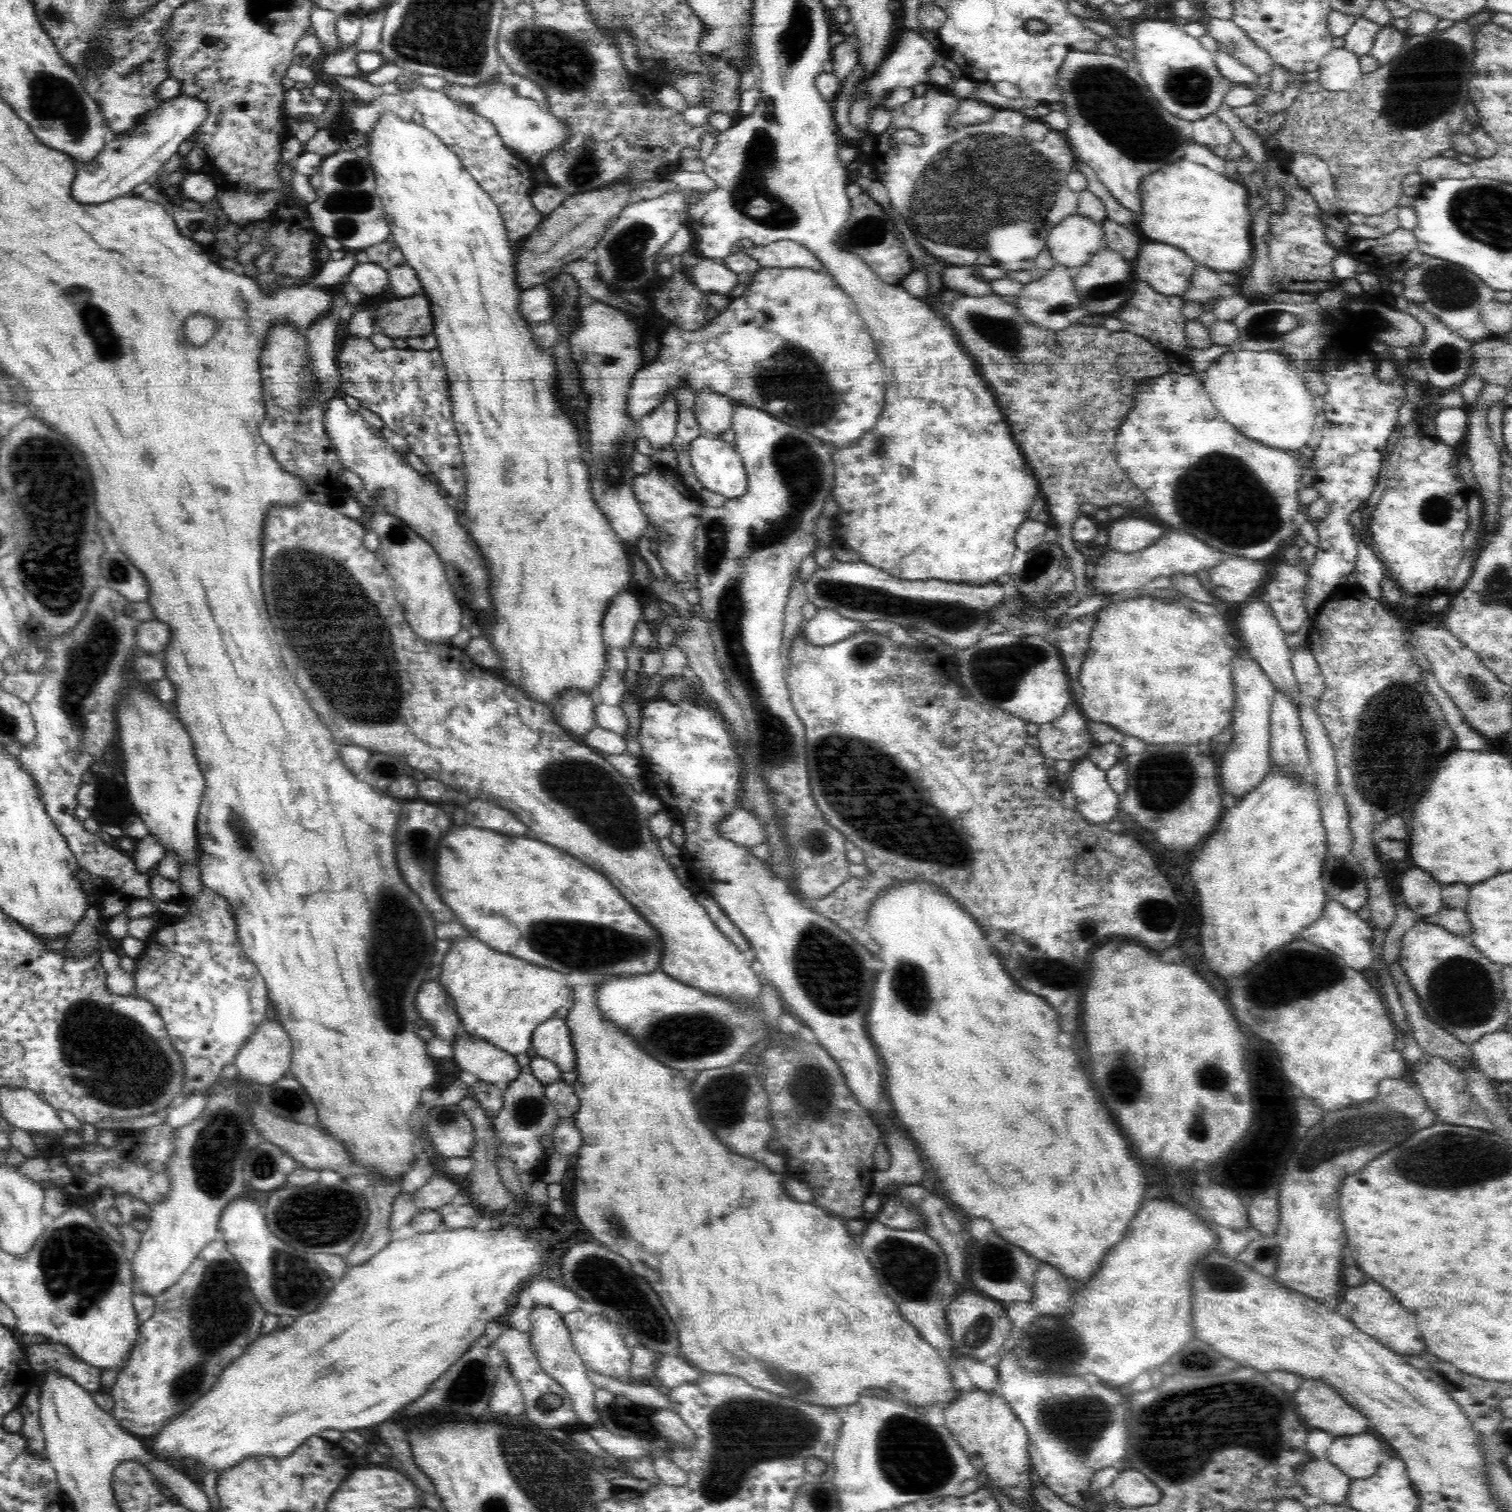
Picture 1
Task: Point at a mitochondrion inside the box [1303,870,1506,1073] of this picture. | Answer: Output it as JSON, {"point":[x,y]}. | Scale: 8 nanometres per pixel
{"point":[1457,988]}

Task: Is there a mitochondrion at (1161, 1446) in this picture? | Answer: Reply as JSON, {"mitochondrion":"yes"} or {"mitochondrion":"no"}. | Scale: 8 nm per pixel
{"mitochondrion":"yes"}

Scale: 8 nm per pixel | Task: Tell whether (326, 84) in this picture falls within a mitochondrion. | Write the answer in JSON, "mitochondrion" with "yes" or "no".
{"mitochondrion":"no"}

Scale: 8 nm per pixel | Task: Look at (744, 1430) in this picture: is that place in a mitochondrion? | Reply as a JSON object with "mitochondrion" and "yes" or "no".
{"mitochondrion":"yes"}

